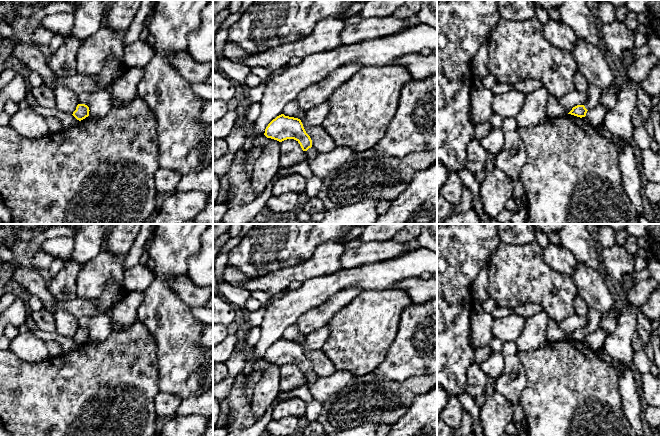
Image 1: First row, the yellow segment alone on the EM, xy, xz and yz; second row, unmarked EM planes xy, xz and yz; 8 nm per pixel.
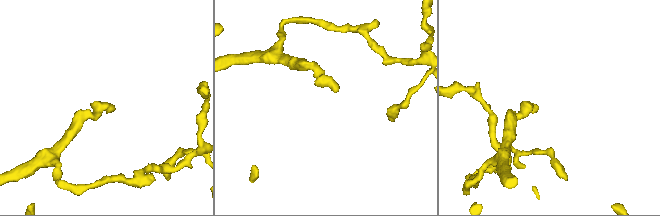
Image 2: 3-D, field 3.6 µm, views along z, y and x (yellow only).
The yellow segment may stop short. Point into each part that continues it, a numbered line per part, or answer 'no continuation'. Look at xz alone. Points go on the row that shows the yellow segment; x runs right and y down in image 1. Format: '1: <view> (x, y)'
1: xz (311, 153)

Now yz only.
1: yz (593, 93)

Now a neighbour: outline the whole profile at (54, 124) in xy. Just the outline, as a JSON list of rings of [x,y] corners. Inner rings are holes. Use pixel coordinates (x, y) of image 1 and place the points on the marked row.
[[[52,116],[52,117],[47,117],[45,119],[48,125],[48,129],[51,133],[55,133],[63,129],[62,123],[57,117]]]

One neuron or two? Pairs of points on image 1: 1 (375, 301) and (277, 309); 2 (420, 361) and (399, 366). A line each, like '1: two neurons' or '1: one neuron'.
1: two neurons
2: one neuron

